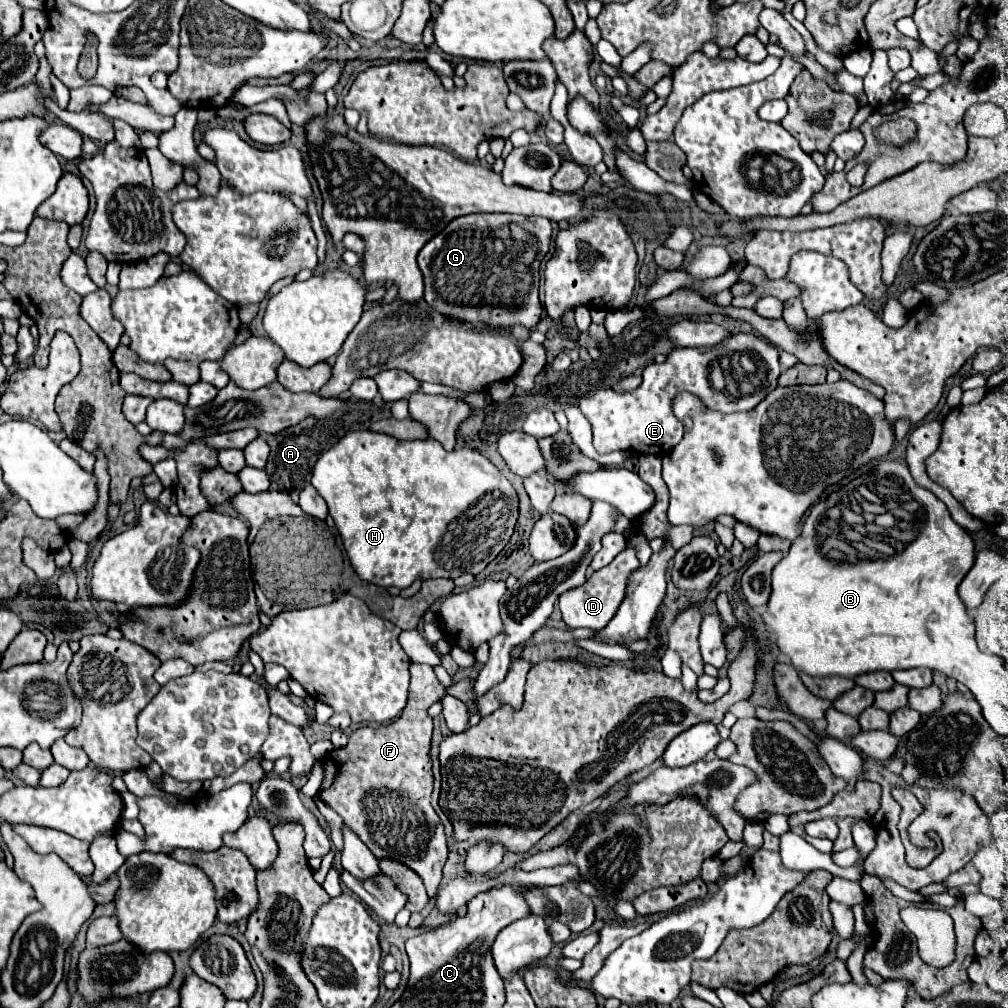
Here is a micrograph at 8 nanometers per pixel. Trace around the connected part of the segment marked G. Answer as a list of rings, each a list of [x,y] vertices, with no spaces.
[[[466,214],[448,222],[418,254],[418,266],[424,274],[424,300],[428,306],[446,318],[466,320],[472,324],[488,324],[494,328],[524,326],[534,330],[542,316],[538,300],[540,262],[544,260],[552,238],[552,224],[548,218],[530,218],[520,214]]]

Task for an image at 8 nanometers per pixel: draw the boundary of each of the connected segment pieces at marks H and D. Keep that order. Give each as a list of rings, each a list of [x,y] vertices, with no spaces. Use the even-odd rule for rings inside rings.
[[[369,429],[351,431],[344,438],[340,438],[328,452],[324,452],[320,456],[320,460],[316,462],[314,472],[312,472],[312,486],[326,500],[330,516],[336,522],[336,528],[338,528],[342,540],[344,540],[344,548],[348,552],[350,564],[356,570],[356,574],[362,580],[374,582],[374,584],[384,586],[384,588],[388,588],[388,586],[406,588],[418,576],[422,580],[426,580],[426,578],[458,578],[464,572],[480,574],[486,568],[486,564],[492,562],[496,558],[496,554],[502,552],[502,548],[508,544],[508,540],[514,532],[516,520],[518,520],[518,494],[512,488],[512,484],[500,474],[500,470],[486,456],[482,456],[478,450],[472,450],[472,448],[460,448],[460,450],[446,452],[440,446],[440,442],[436,442],[434,438],[428,438],[428,440],[396,440],[388,434],[378,434],[378,432],[372,432]]]
[[[628,544],[608,566],[596,570],[592,576],[588,576],[588,582],[584,586],[576,586],[576,590],[568,590],[560,596],[560,610],[562,620],[570,628],[590,628],[590,630],[602,630],[620,608],[620,602],[624,600],[624,588],[628,584],[628,578],[632,572],[638,570],[638,558],[636,548]]]

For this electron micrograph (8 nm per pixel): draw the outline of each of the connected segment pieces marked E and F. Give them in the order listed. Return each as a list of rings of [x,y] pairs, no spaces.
[[[732,334],[726,342],[712,348],[676,348],[668,354],[664,364],[648,364],[642,372],[642,386],[634,392],[616,394],[614,390],[596,390],[592,396],[580,400],[580,410],[588,418],[594,432],[594,448],[600,454],[614,450],[634,450],[638,454],[668,454],[682,440],[682,422],[672,414],[672,402],[676,394],[690,392],[696,394],[702,404],[716,412],[742,412],[752,410],[760,404],[772,390],[776,390],[776,380],[780,376],[778,348],[758,340],[754,334]]]
[[[412,664],[410,674],[410,696],[398,720],[386,726],[360,726],[348,736],[344,748],[330,752],[326,762],[332,766],[326,764],[328,772],[318,796],[344,818],[344,824],[376,858],[402,860],[422,876],[428,896],[434,896],[448,848],[444,826],[430,806],[434,782],[430,762],[432,718],[426,710],[446,692],[432,666]]]

